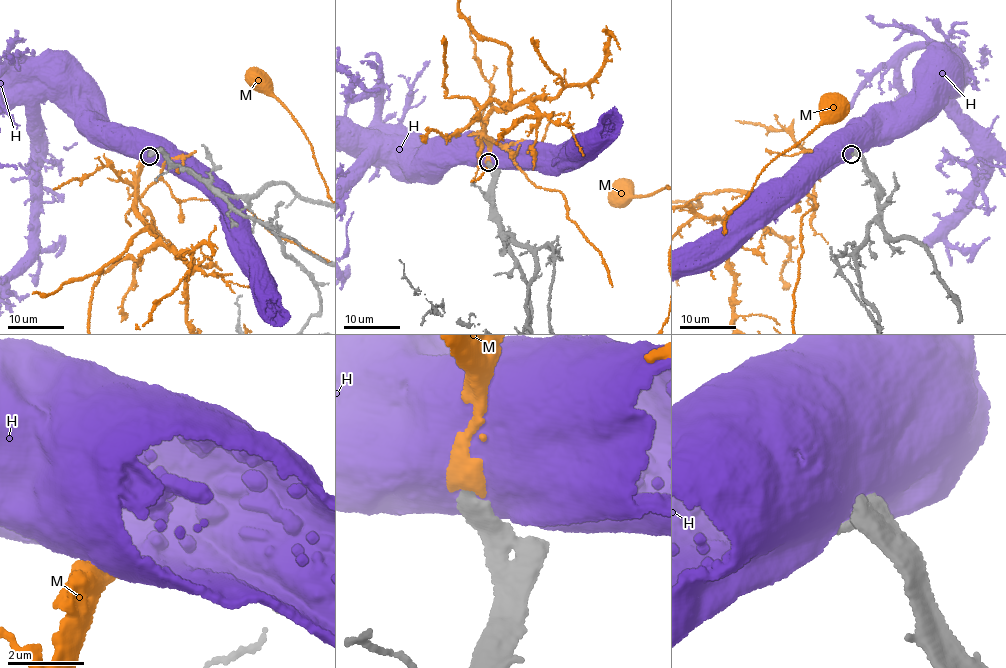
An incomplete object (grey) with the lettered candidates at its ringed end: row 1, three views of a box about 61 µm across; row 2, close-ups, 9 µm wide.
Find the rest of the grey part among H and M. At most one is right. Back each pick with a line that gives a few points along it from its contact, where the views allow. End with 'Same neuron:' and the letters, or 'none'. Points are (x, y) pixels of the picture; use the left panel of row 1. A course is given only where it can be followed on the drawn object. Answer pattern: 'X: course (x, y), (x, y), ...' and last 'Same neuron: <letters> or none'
Same neuron: M

